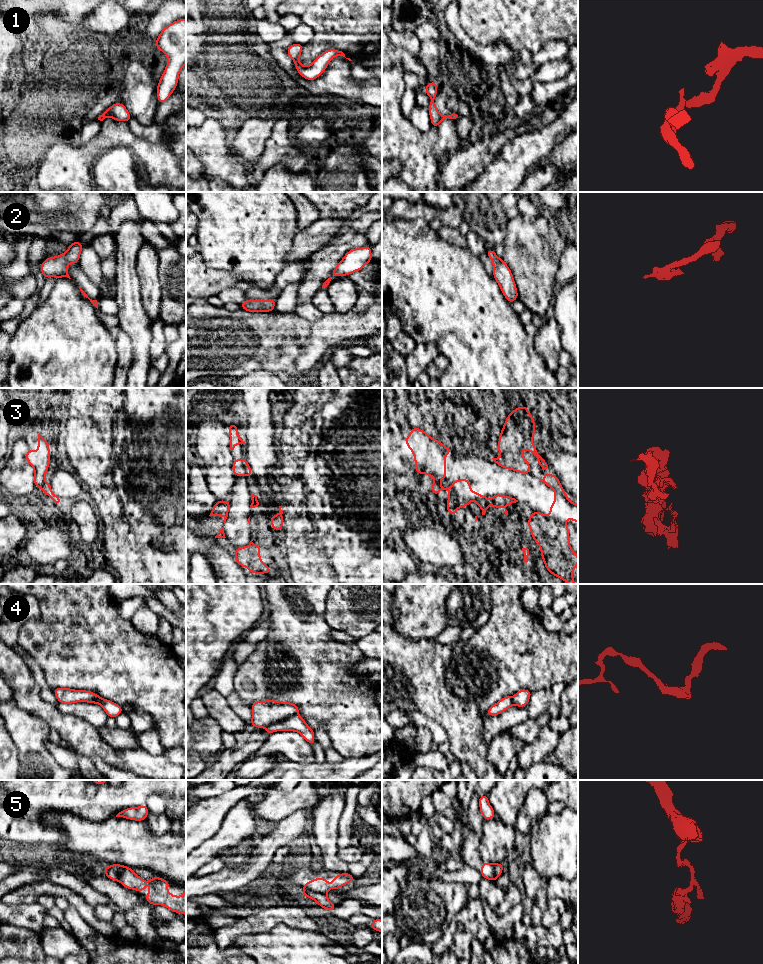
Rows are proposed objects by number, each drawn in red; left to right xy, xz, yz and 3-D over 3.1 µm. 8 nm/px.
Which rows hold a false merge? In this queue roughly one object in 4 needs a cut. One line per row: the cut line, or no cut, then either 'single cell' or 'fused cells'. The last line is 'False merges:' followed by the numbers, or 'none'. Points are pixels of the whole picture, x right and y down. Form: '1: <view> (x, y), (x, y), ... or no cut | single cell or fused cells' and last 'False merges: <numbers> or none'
1: no cut | single cell
2: no cut | single cell
3: no cut | single cell
4: no cut | single cell
5: xz (303, 890), (326, 894) | fused cells
False merges: 5

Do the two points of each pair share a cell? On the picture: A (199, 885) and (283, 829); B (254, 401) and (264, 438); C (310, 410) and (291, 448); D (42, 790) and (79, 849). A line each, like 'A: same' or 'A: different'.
A: same
B: same
C: same
D: different

